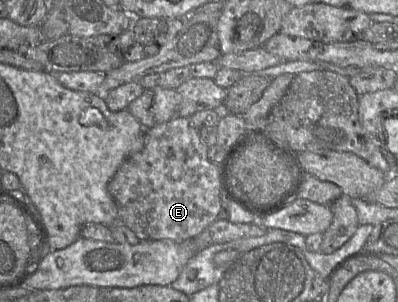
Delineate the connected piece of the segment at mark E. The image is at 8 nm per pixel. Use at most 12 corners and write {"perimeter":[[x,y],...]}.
{"perimeter":[[176,115],[108,184],[139,240],[218,219],[220,164]]}

